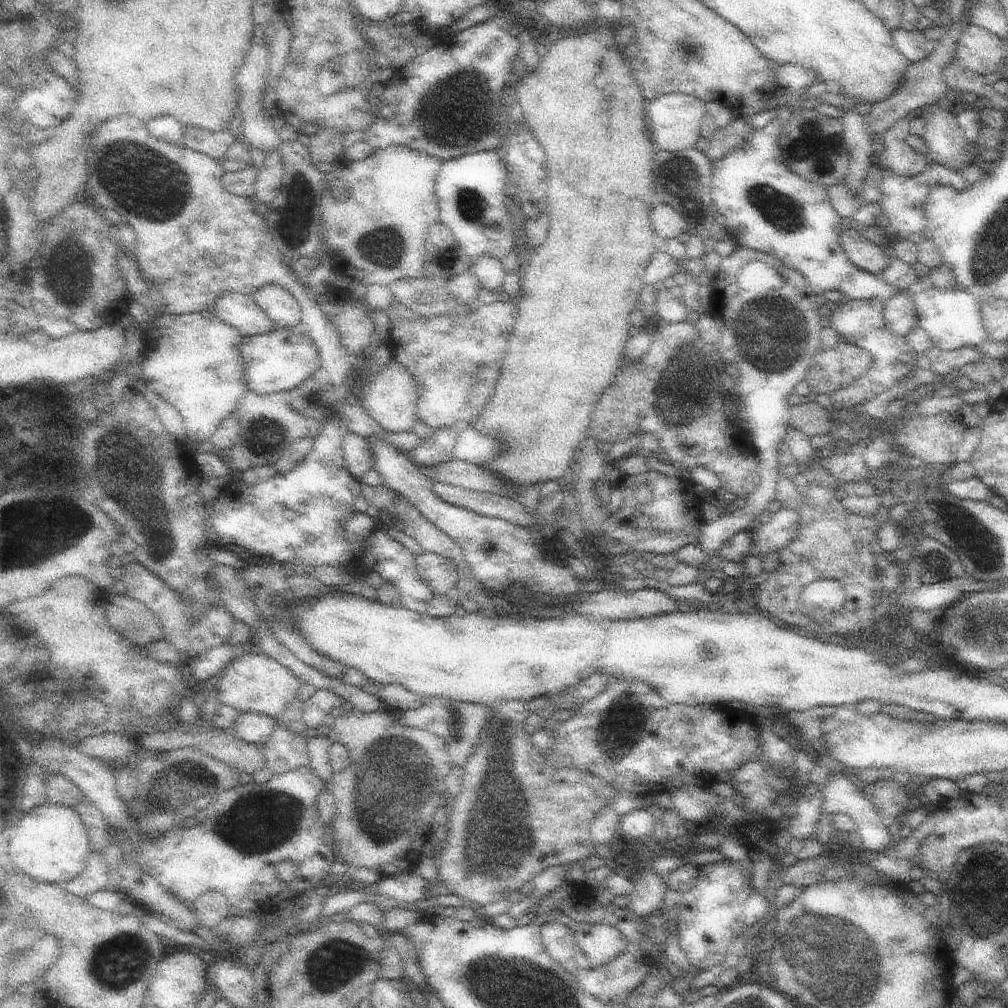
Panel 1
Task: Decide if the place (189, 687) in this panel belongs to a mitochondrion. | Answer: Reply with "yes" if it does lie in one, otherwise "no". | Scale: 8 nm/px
no

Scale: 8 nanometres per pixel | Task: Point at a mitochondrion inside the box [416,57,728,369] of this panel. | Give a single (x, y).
(454, 108)

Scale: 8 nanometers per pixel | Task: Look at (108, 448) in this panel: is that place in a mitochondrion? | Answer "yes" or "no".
yes

